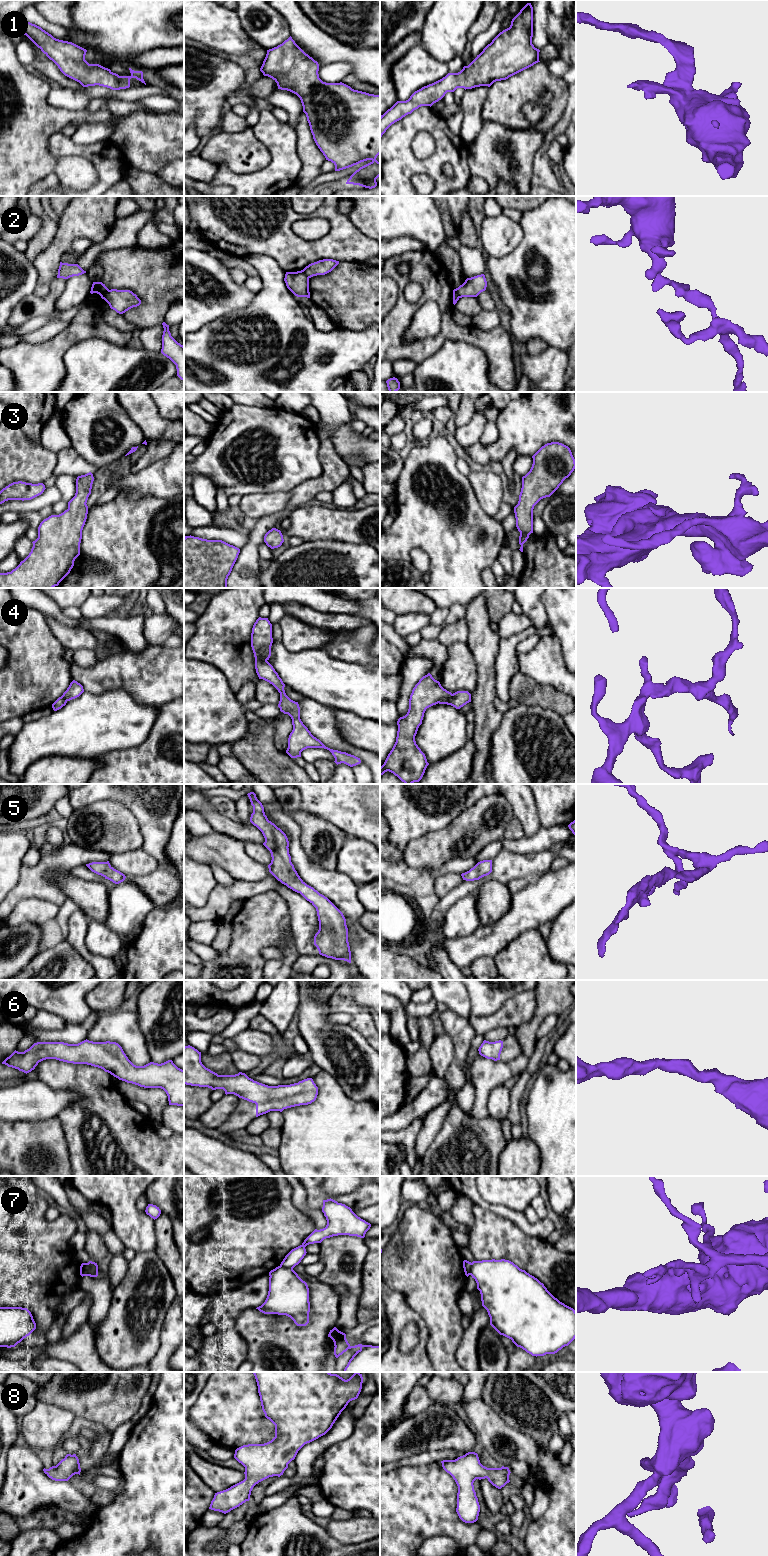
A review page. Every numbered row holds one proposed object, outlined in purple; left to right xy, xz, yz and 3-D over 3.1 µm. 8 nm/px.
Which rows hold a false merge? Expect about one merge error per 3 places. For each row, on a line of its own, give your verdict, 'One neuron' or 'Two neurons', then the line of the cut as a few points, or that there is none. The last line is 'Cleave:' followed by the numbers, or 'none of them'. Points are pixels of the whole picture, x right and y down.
1: One neuron. No split
2: Two neurons. Split along xy (109, 290), (104, 299)
3: One neuron. No split
4: One neuron. No split
5: One neuron. No split
6: One neuron. No split
7: Two neurons. Split along xy (86, 1263), (89, 1266), (90, 1275)
8: One neuron. No split
Cleave: 2, 7

